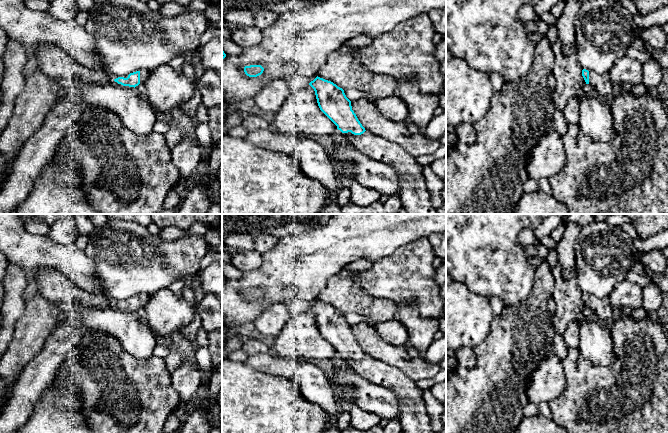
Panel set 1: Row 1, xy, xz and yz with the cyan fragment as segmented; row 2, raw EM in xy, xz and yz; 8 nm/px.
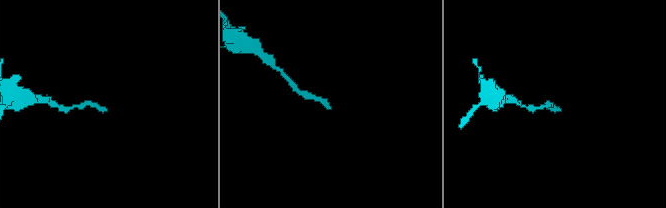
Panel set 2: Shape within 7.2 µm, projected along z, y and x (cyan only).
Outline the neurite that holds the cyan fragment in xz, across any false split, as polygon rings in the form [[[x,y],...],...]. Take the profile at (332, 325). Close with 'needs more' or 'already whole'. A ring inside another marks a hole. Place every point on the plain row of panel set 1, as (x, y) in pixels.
[[[316,301],[309,309],[314,313],[320,334],[337,350],[342,357],[351,356],[348,366],[367,381],[393,391],[398,397],[400,421],[405,433],[434,433],[431,420],[426,412],[422,391],[415,381],[408,378],[400,370],[385,364],[369,355],[366,355],[352,334],[351,325],[346,321],[344,314],[331,305]]]; needs more

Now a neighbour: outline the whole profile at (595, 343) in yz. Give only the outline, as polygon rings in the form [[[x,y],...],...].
[[[597,318],[579,323],[579,352],[594,365],[610,366],[615,360],[610,329]]]

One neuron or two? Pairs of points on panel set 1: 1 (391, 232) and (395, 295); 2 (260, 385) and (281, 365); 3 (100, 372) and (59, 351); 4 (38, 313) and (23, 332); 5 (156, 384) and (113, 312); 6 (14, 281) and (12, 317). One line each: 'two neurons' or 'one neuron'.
1: two neurons
2: two neurons
3: two neurons
4: one neuron
5: two neurons
6: one neuron

